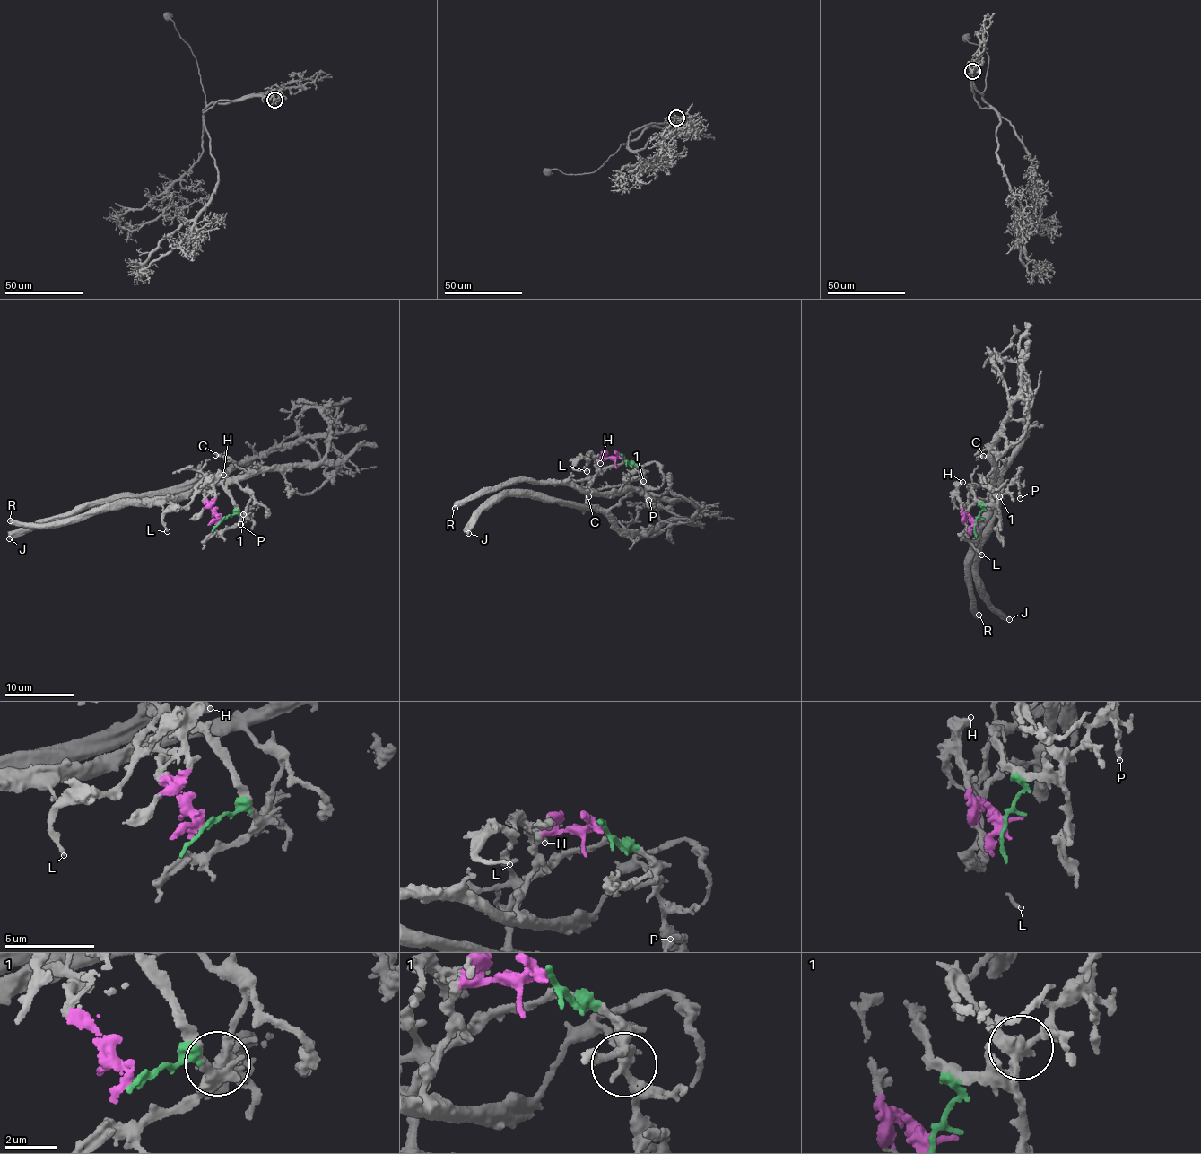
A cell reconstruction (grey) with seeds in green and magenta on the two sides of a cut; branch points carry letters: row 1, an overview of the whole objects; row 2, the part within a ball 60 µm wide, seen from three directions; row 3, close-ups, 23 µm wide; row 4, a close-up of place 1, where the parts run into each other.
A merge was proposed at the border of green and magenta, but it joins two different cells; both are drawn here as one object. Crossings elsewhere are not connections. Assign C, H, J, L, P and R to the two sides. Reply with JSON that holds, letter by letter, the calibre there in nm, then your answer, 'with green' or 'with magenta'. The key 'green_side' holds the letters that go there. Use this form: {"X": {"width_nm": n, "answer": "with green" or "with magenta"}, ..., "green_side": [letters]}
{"C": {"width_nm": 180, "answer": "with magenta"}, "H": {"width_nm": 460, "answer": "with magenta"}, "J": {"width_nm": 480, "answer": "with green"}, "L": {"width_nm": 200, "answer": "with green"}, "P": {"width_nm": 240, "answer": "with green"}, "R": {"width_nm": 480, "answer": "with magenta"}, "green_side": ["J", "L", "P"]}

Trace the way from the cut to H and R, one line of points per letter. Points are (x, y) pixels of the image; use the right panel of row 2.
H: (975, 523), (966, 515), (959, 499), (962, 481)
R: (975, 523), (968, 508), (977, 501), (988, 502), (965, 555), (966, 583), (972, 612), (976, 617), (979, 615)

